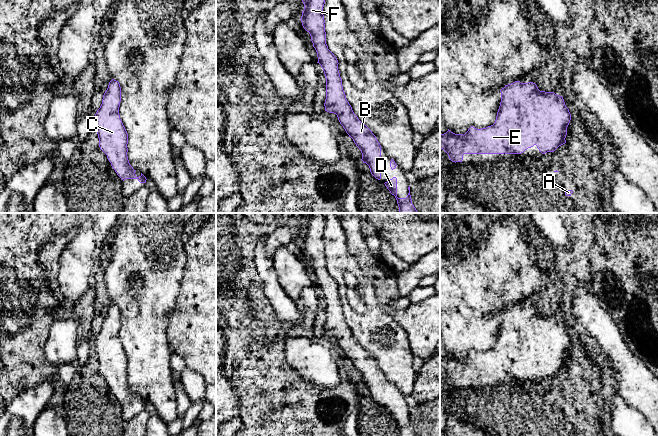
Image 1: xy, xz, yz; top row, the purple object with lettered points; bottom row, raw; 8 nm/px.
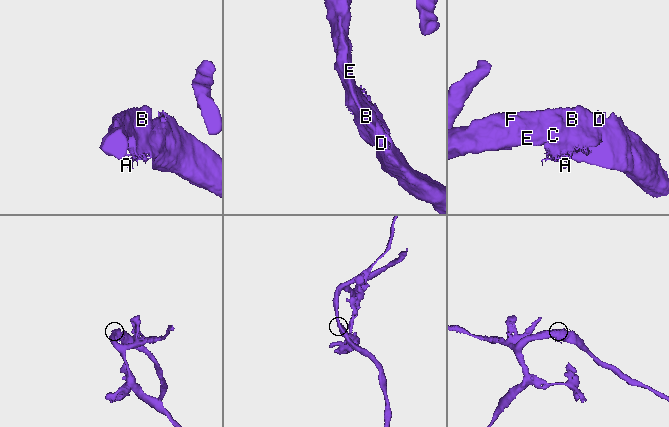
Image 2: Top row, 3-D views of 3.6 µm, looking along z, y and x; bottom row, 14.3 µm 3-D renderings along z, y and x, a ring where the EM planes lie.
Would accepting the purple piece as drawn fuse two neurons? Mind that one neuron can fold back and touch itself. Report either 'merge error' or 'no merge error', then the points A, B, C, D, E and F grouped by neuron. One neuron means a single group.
no merge error | A B C D E F

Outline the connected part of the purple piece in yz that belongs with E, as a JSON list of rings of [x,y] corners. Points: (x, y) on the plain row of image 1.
[[[520,305],[505,309],[500,316],[501,326],[493,349],[481,353],[471,350],[464,359],[449,353],[440,358],[440,372],[452,386],[462,386],[464,378],[521,378],[534,369],[545,378],[566,367],[571,338],[562,320],[540,315],[533,306]]]

